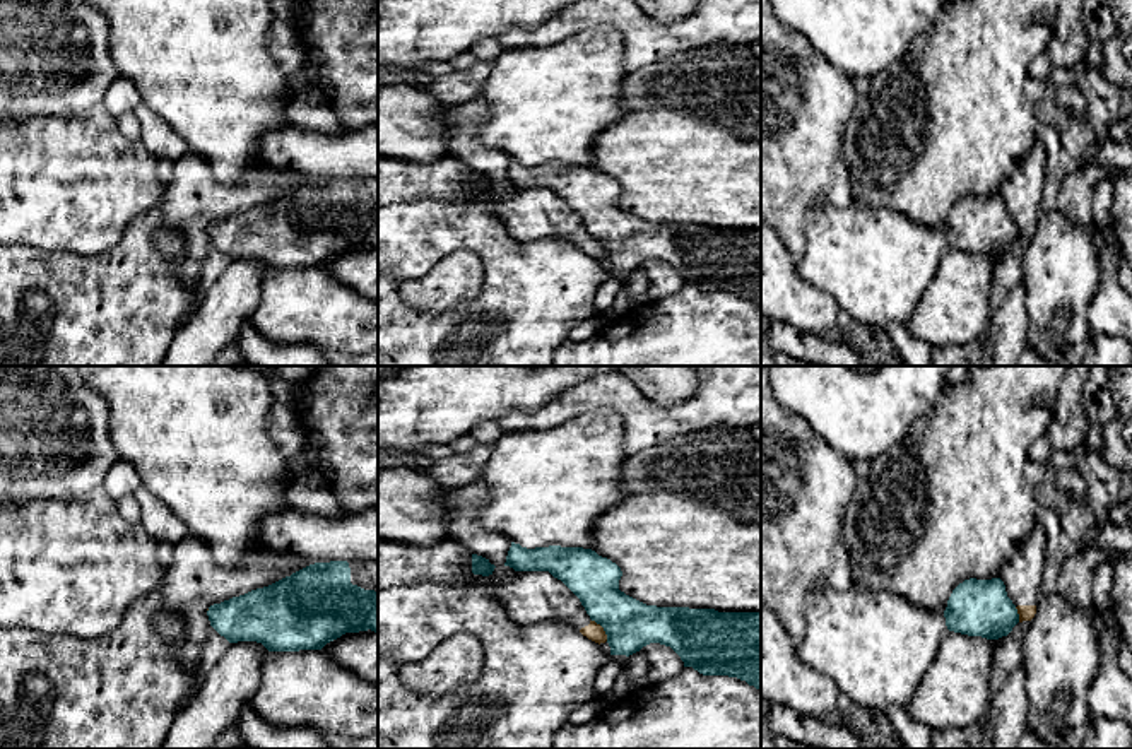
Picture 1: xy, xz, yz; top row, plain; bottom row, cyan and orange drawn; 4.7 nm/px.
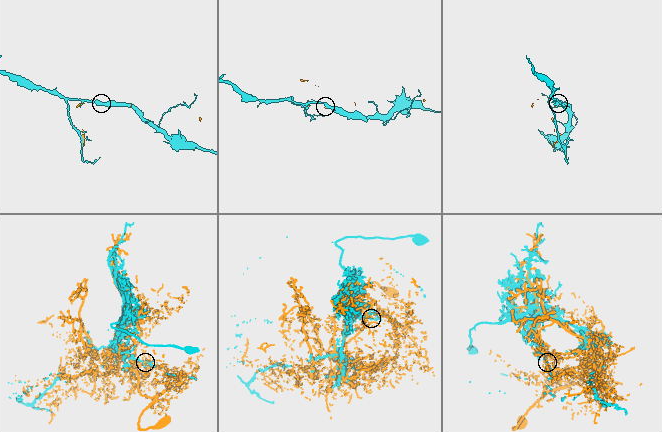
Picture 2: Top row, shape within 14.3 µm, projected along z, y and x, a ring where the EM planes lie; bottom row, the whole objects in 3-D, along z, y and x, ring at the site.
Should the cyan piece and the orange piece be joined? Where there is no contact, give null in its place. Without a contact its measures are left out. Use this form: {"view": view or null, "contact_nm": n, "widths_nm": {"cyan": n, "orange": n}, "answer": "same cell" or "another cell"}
{"view": "xz", "contact_nm": 130, "widths_nm": {"cyan": 240, "orange": 90}, "answer": "another cell"}

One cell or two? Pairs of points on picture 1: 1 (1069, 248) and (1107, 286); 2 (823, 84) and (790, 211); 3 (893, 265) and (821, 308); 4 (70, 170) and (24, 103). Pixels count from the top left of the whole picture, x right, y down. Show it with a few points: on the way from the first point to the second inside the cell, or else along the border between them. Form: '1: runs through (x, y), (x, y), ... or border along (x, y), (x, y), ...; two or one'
1: border along (1096, 240), (1102, 279), (1090, 301), (1088, 317); two
2: runs through (799, 115), (797, 129), (790, 135), (790, 180); one
3: border along (801, 277), (823, 289), (840, 310); two
4: border along (72, 112), (41, 113), (17, 123); two

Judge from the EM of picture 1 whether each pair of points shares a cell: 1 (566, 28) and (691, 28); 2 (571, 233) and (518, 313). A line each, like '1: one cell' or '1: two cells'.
1: one cell
2: two cells

